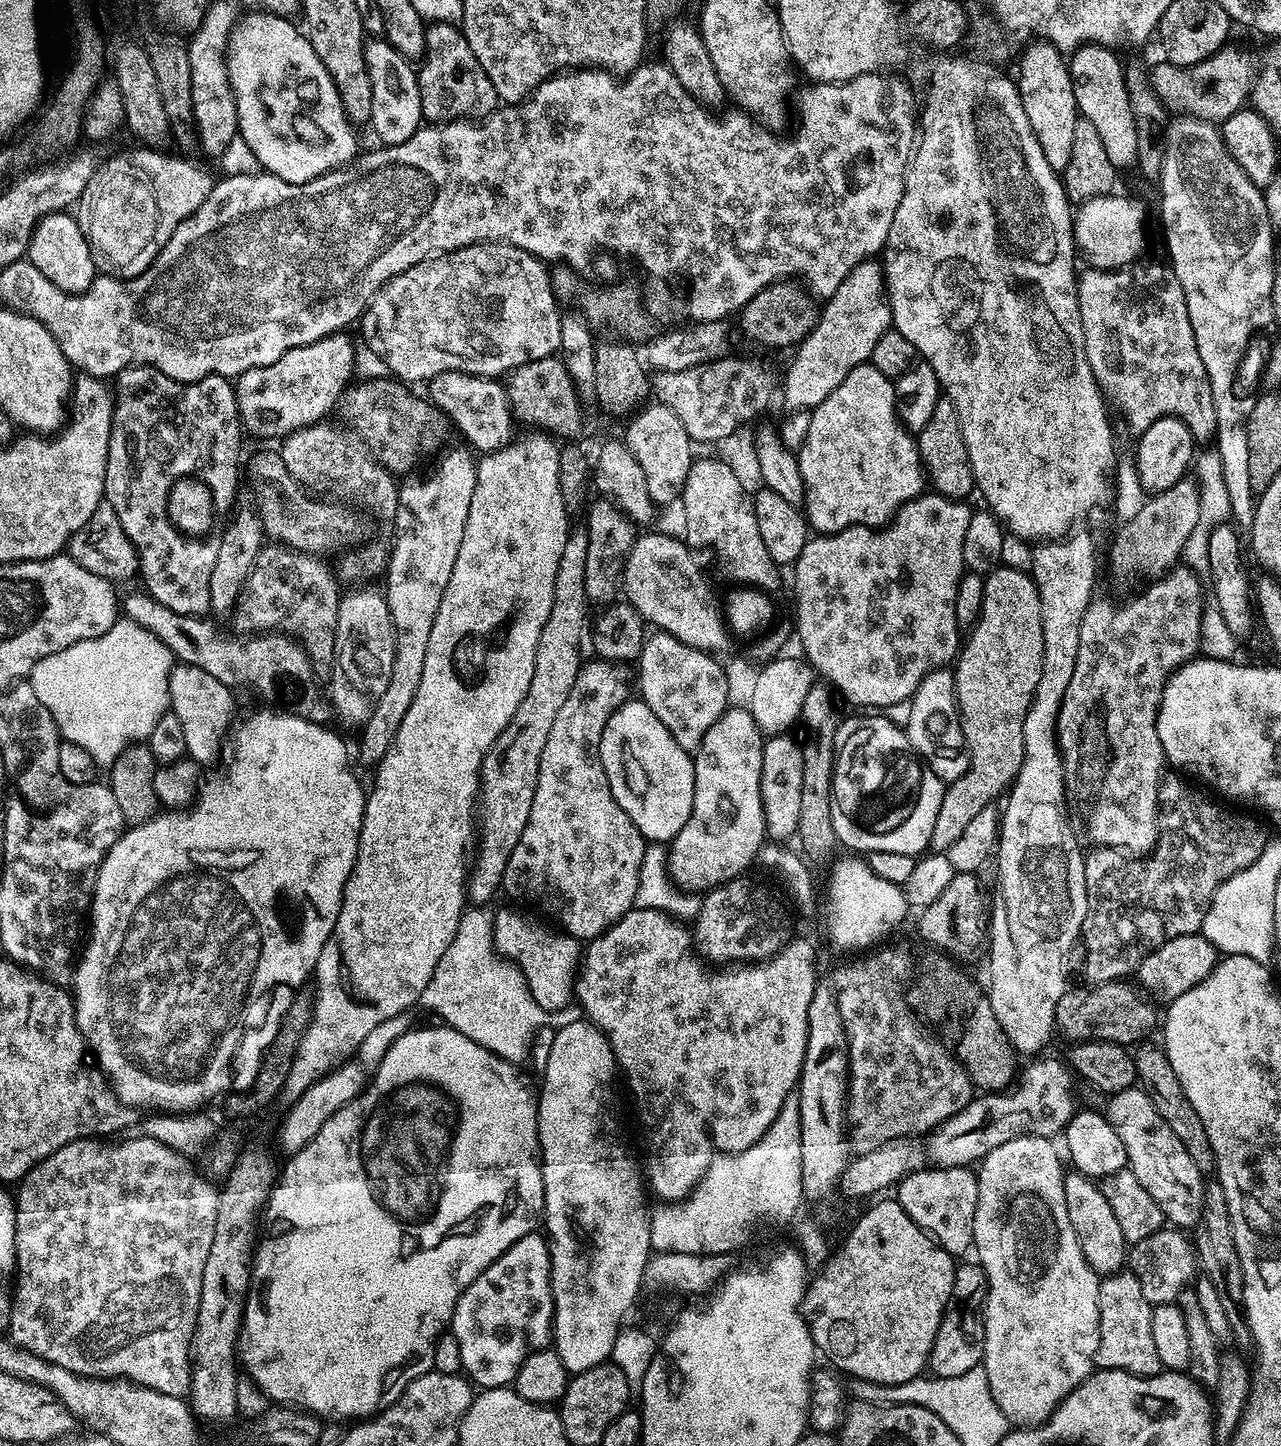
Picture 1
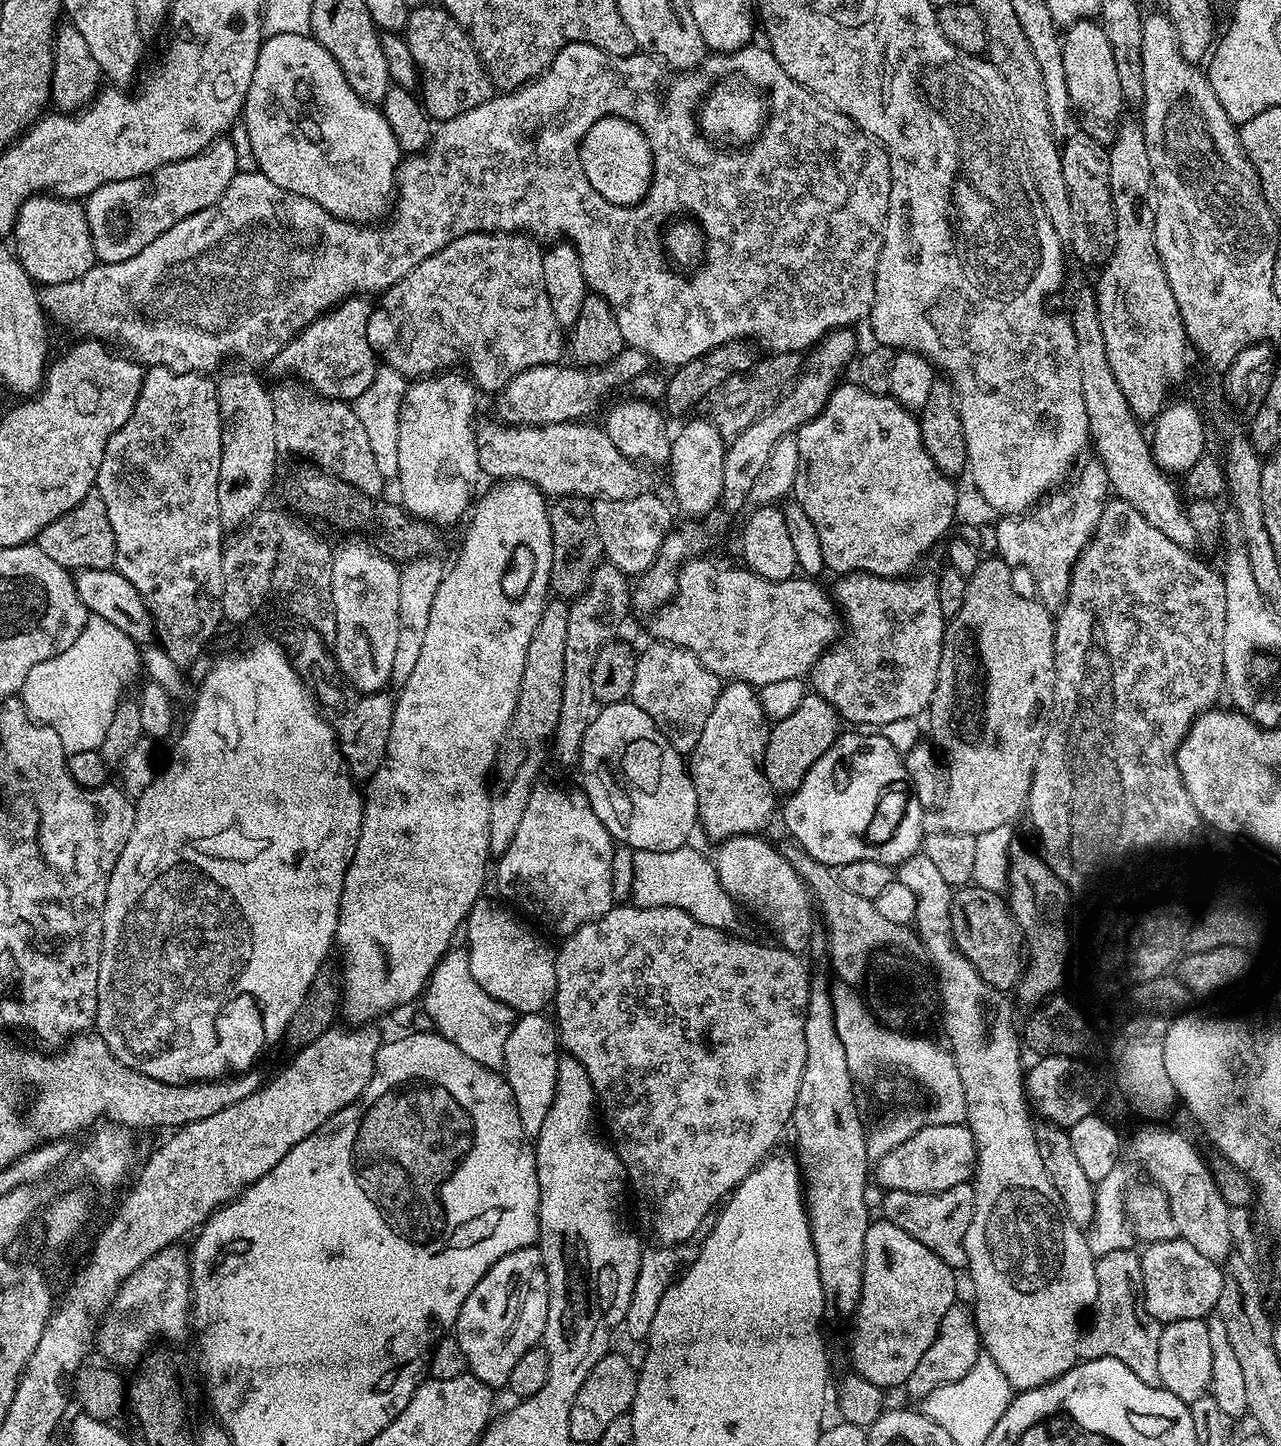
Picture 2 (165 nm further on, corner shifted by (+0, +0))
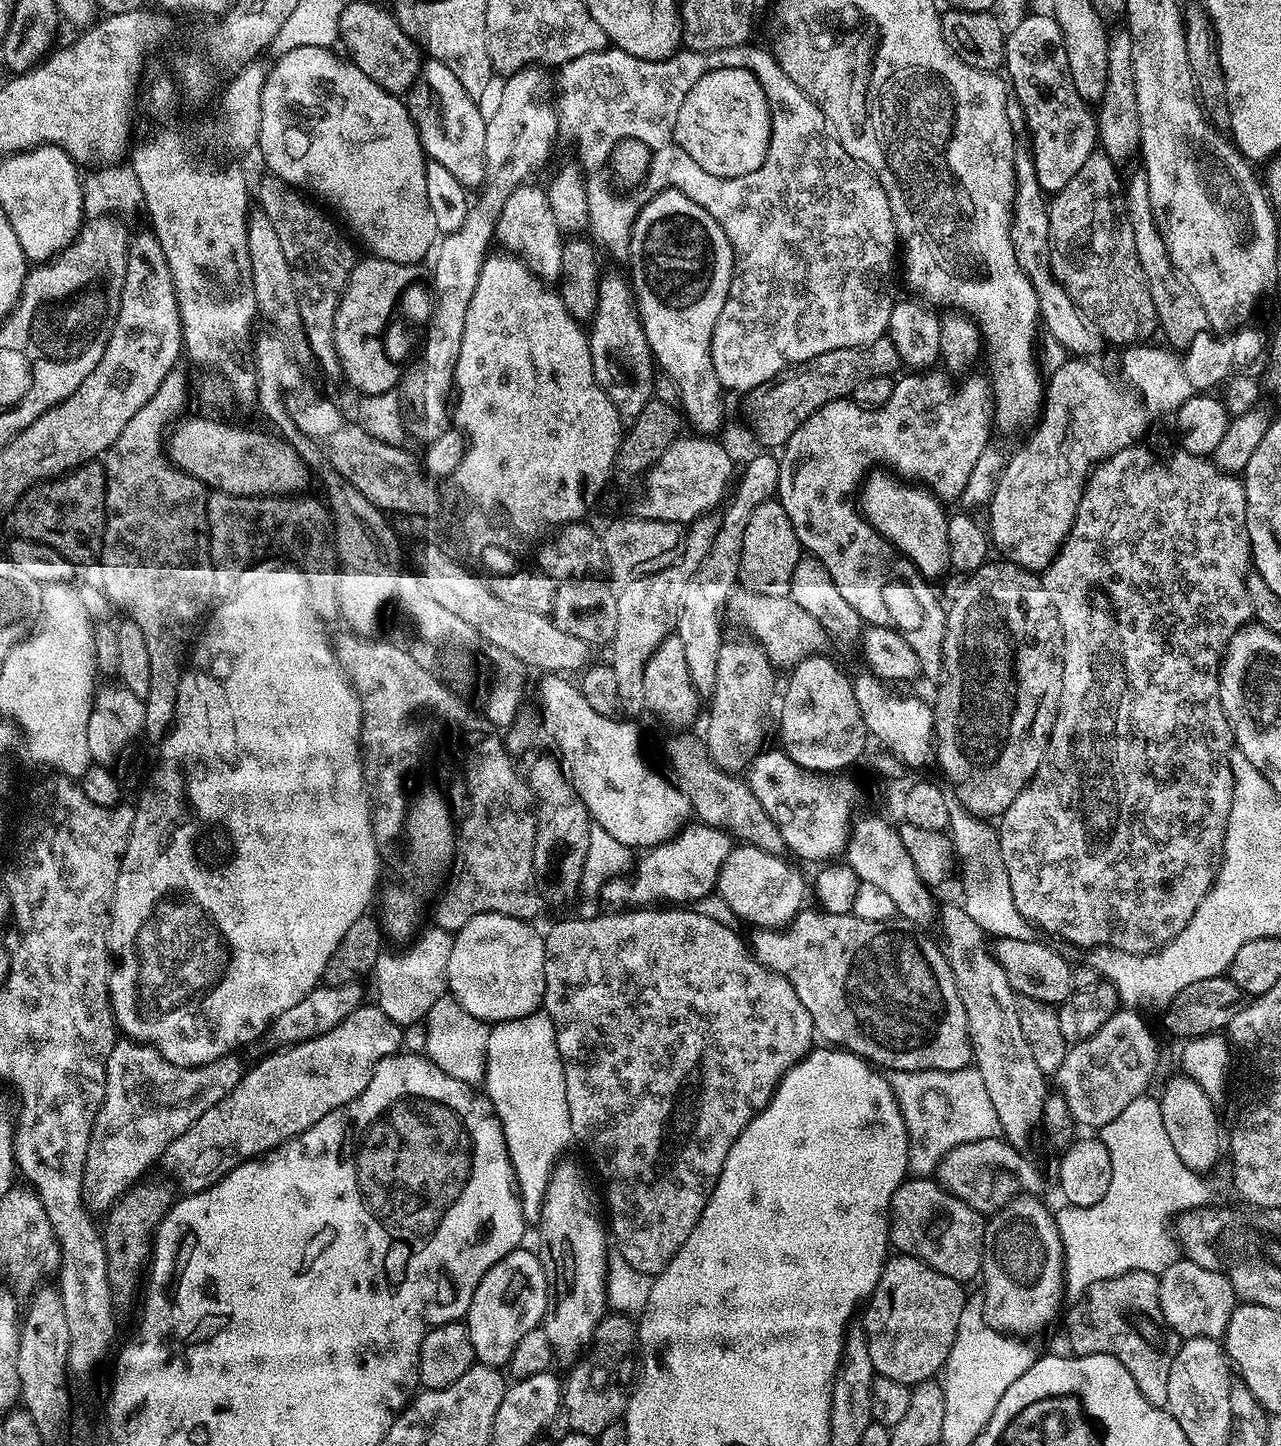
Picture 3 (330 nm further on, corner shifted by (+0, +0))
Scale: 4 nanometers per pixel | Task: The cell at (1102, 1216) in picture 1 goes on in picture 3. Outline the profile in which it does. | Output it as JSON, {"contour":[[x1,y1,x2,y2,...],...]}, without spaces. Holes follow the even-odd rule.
{"contour":[[963,903,948,904,939,909,939,943,958,990,958,998,966,1010,968,1037,972,1043,974,1066,980,1071,991,1105,1001,1122,1003,1139,1017,1150,1032,1140,1032,1131,1044,1119,1044,1100,1050,1094,1046,1074,1035,1064,1022,1035,1016,1009,1017,993,1012,991,1006,970,997,962,990,951,990,940,970,918]]}

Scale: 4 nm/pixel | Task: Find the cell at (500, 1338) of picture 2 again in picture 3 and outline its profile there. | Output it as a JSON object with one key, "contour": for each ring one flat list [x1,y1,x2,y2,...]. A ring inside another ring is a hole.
{"contour":[[527,1247,515,1248,506,1258,502,1258,478,1282,474,1298,468,1307,466,1323,470,1330,470,1342,474,1342,477,1361,490,1368,503,1369,508,1363,514,1346,530,1330,541,1327,550,1307,548,1279,544,1273,544,1263,535,1251,527,1252]]}

